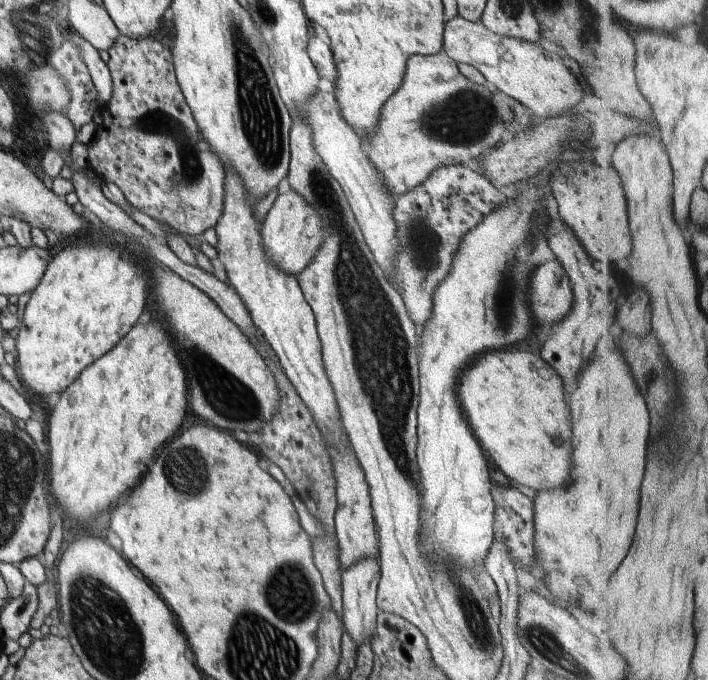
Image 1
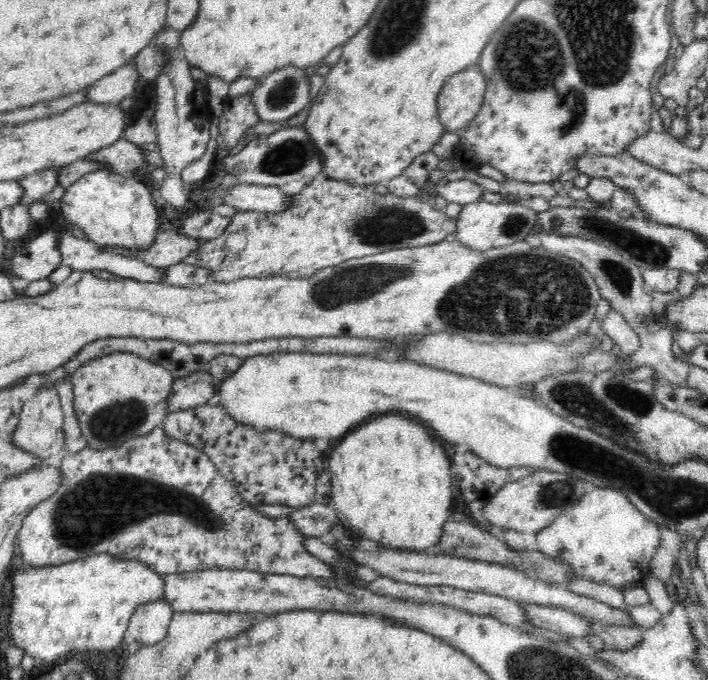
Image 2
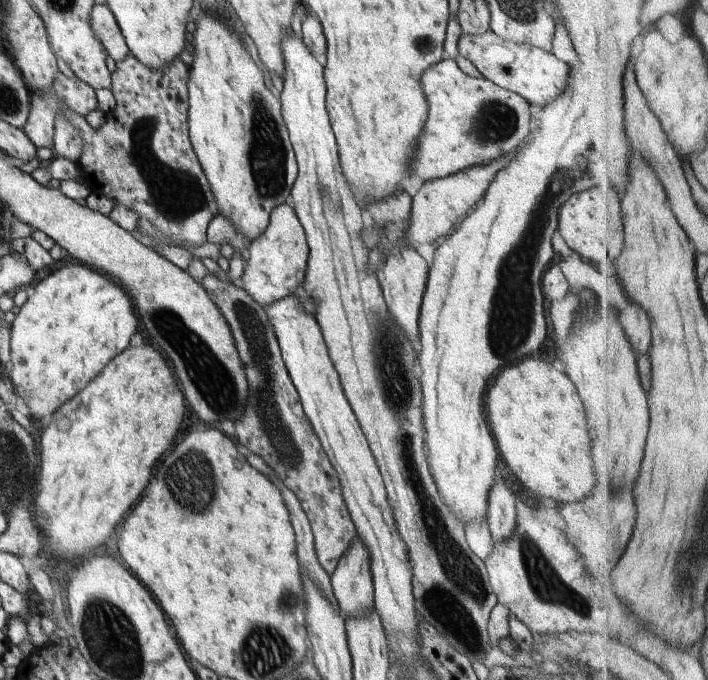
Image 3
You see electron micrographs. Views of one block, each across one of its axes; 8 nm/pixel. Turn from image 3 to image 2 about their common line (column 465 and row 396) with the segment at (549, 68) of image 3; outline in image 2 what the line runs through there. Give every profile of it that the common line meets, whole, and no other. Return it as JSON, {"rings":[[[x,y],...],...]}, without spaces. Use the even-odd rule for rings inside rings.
{"rings":[[[40,388],[40,390],[24,403],[19,414],[18,426],[12,434],[14,446],[30,452],[37,457],[49,461],[63,450],[64,446],[64,413],[53,388]]]}

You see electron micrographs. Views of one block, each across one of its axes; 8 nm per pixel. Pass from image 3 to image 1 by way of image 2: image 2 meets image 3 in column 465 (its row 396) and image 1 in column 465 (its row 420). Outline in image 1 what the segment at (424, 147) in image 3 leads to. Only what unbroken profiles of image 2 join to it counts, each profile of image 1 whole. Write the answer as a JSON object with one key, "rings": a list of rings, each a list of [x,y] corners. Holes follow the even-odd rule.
{"rings":[[[442,50],[433,55],[410,56],[400,88],[382,106],[378,130],[374,136],[362,140],[367,156],[374,168],[378,168],[378,174],[382,174],[382,180],[386,182],[386,188],[390,188],[392,196],[396,198],[414,190],[438,167],[460,163],[469,165],[470,160],[506,140],[507,128],[514,121],[514,115],[509,104],[494,96],[498,91],[494,86],[482,86],[464,78],[457,62]]]}

